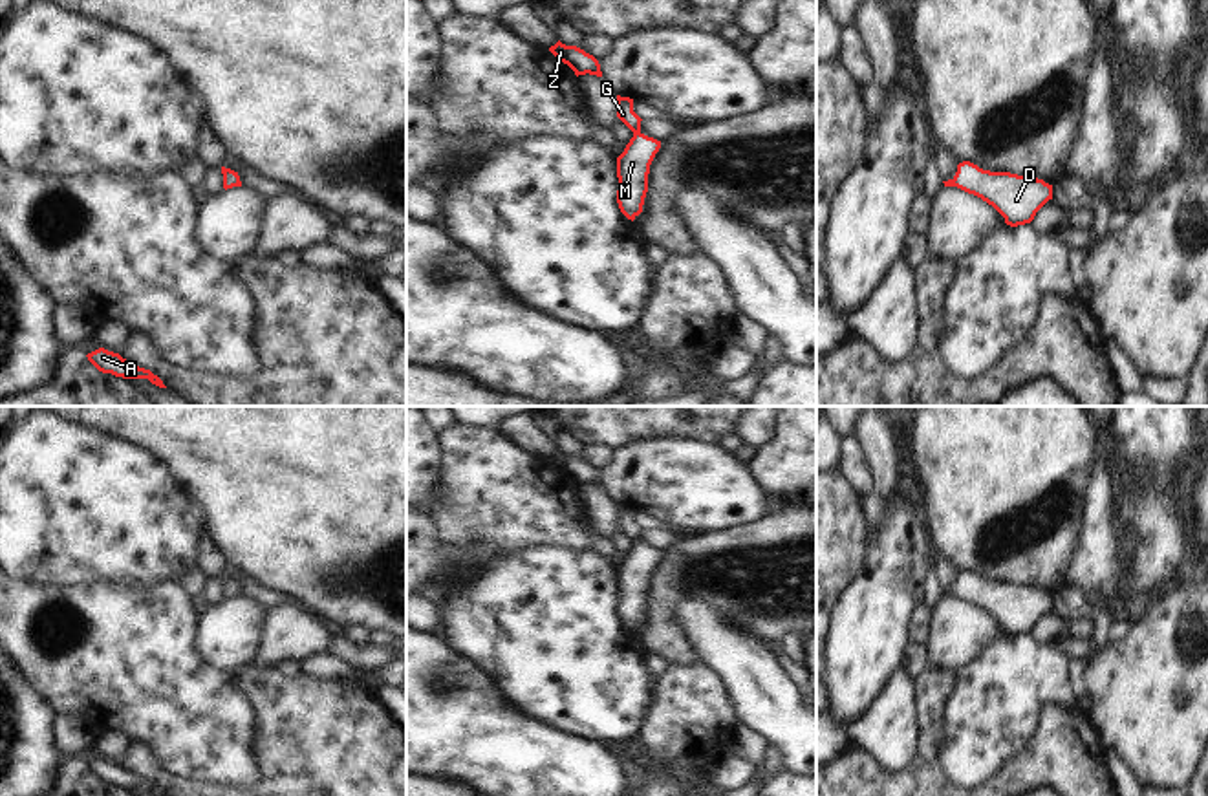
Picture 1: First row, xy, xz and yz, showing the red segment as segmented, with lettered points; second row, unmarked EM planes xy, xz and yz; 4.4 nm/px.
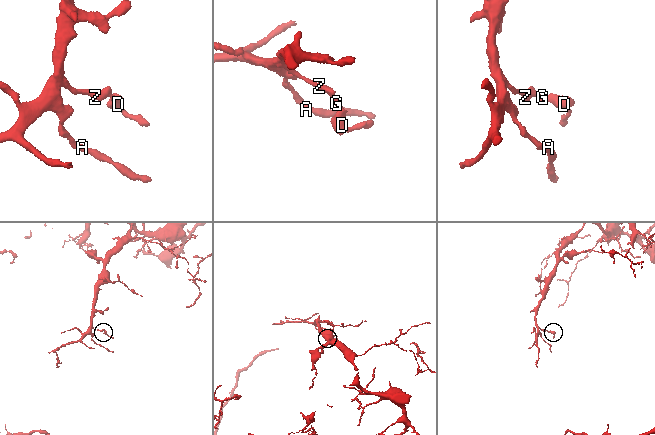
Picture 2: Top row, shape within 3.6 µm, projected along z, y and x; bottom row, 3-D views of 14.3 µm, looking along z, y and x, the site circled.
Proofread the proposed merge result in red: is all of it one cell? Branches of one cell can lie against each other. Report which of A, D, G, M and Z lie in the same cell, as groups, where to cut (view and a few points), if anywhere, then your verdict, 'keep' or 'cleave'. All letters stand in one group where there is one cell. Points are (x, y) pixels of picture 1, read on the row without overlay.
A D G M Z | no cut | keep

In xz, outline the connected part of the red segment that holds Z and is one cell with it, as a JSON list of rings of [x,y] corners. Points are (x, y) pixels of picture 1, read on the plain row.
[[[558,450],[555,456],[549,457],[549,461],[560,472],[567,474],[577,487],[586,483],[602,487],[599,470],[577,456],[566,456]]]

